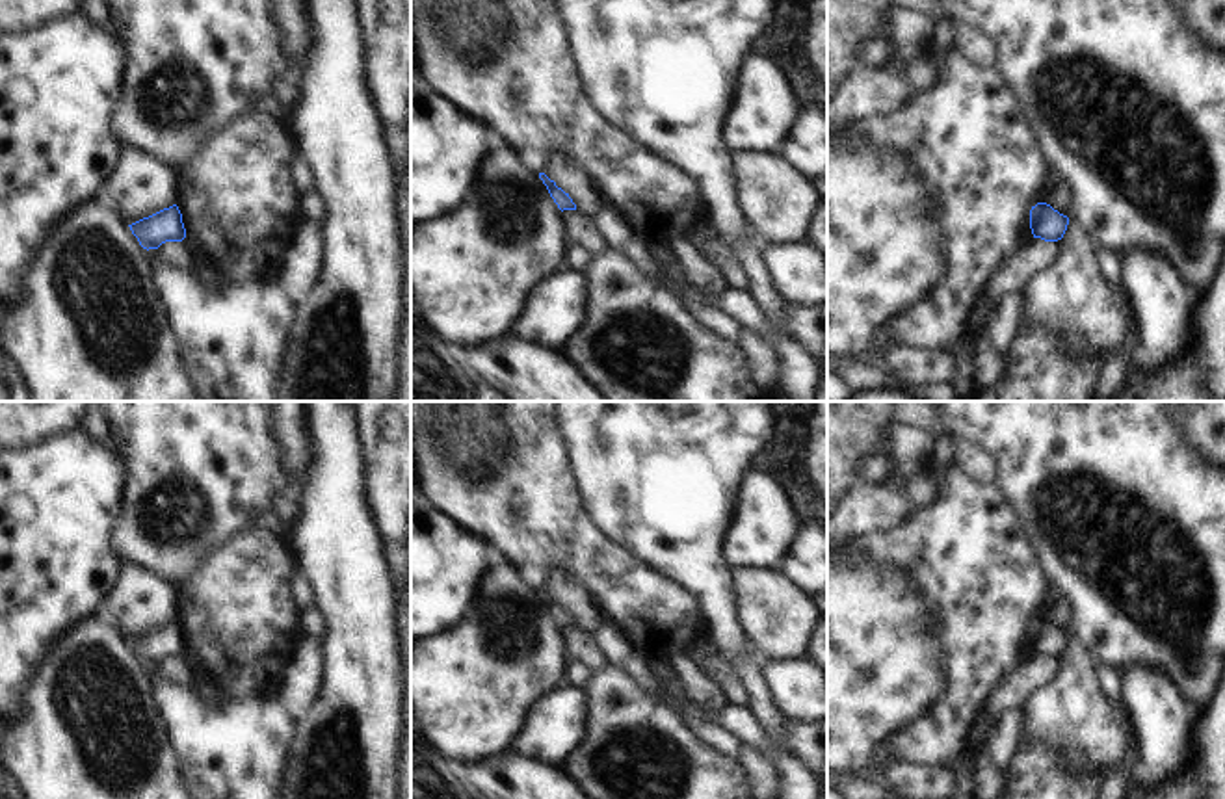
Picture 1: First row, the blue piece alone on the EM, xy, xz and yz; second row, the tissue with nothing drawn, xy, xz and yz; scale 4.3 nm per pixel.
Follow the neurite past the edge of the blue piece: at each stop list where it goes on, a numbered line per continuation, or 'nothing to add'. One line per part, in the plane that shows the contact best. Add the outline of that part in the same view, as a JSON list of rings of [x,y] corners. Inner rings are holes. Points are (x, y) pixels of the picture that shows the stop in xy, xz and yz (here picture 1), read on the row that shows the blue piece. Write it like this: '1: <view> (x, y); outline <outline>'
nothing to add

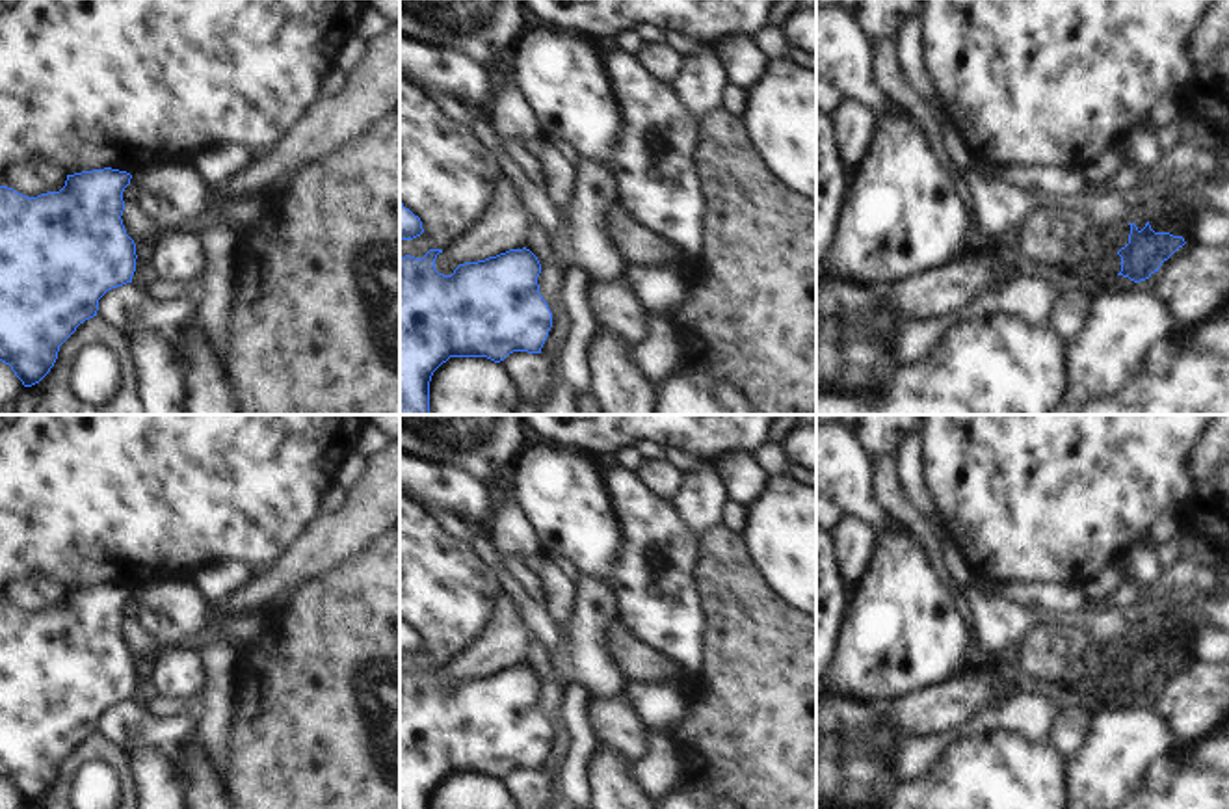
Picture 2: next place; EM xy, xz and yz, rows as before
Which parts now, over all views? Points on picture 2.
nothing to add

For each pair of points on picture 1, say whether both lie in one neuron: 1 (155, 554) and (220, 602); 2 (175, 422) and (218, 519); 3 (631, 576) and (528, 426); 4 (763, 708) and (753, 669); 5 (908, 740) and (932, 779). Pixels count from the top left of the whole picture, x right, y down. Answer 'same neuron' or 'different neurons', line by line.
1: different neurons
2: same neuron
3: same neuron
4: same neuron
5: different neurons

